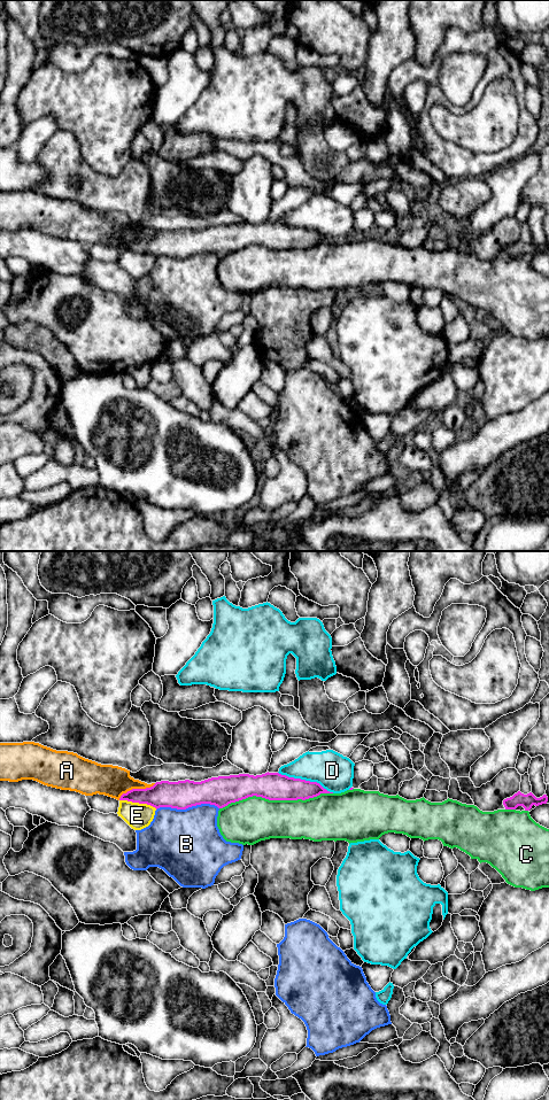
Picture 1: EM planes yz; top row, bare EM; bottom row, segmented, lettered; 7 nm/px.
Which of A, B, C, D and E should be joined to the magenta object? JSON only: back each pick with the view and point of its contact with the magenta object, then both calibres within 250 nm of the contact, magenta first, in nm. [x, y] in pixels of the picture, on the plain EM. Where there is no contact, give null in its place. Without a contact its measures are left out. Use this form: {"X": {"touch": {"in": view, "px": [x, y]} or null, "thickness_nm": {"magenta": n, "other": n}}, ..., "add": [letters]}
{"add": []}

